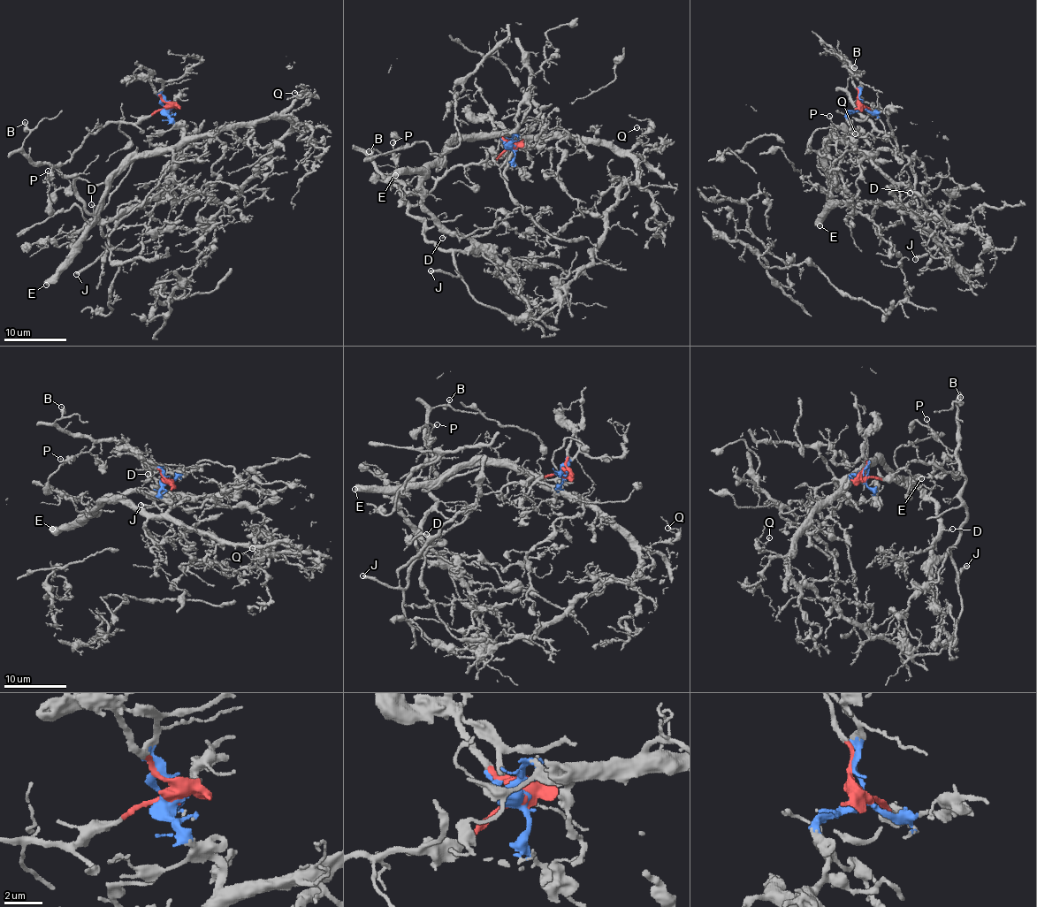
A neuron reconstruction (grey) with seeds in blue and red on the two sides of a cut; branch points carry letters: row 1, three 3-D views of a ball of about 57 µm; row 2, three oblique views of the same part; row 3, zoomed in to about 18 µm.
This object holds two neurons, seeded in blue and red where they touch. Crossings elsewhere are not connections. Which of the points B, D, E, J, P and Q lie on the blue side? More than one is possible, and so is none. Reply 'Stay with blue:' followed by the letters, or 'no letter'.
Stay with blue: D, E, Q

